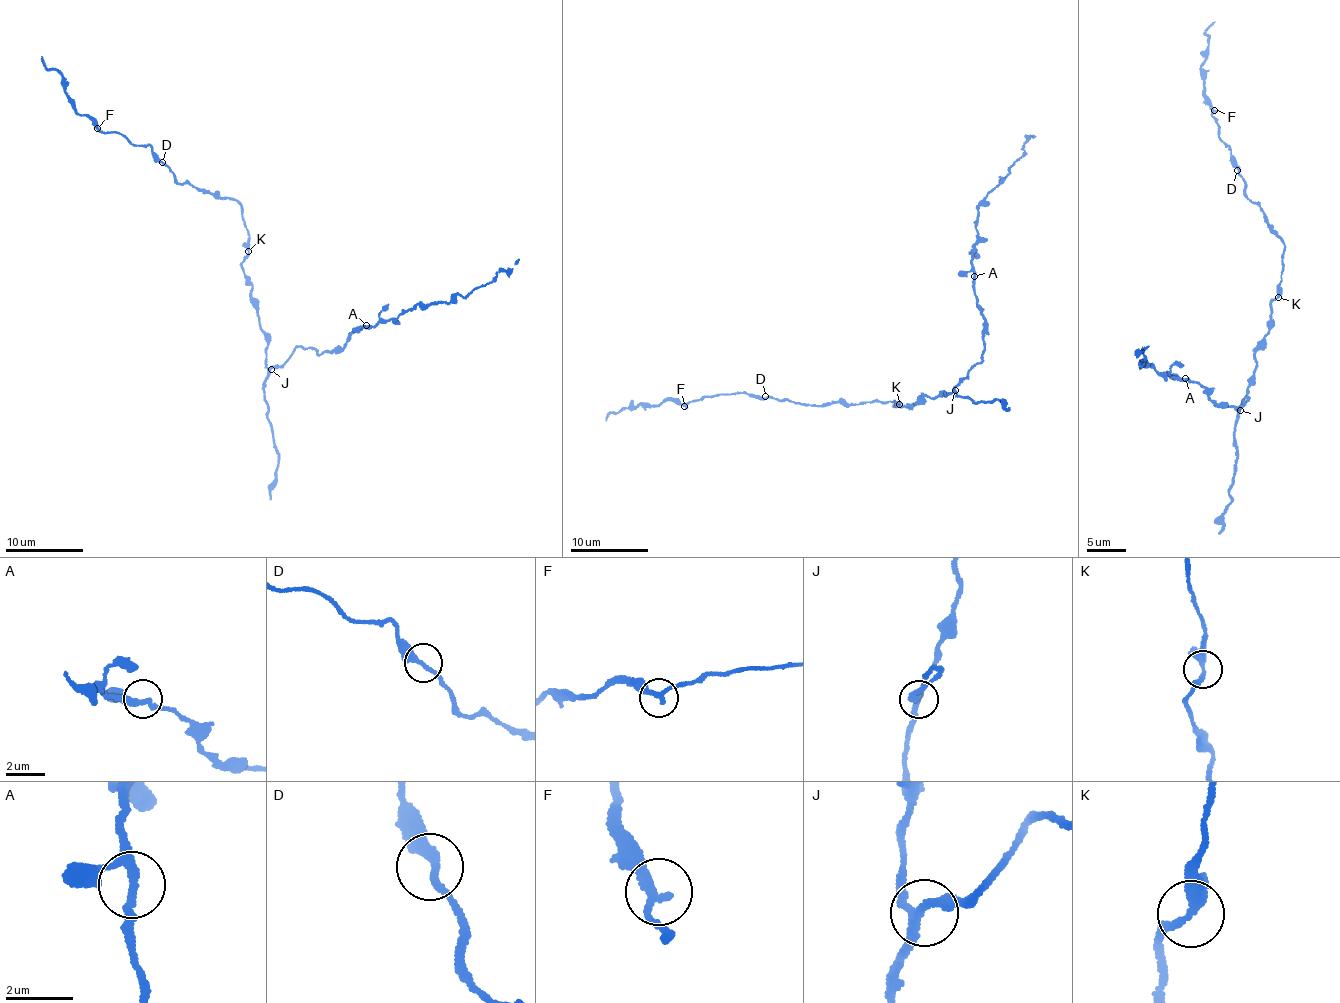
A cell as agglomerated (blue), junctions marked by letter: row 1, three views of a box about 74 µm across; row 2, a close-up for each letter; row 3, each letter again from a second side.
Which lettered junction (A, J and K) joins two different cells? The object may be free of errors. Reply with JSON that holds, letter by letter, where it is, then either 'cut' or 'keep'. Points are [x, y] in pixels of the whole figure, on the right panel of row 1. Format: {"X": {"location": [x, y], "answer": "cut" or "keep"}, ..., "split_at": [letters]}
{"A": {"location": [1185, 378], "answer": "keep"}, "J": {"location": [1240, 410], "answer": "keep"}, "K": {"location": [1278, 297], "answer": "keep"}, "split_at": []}

